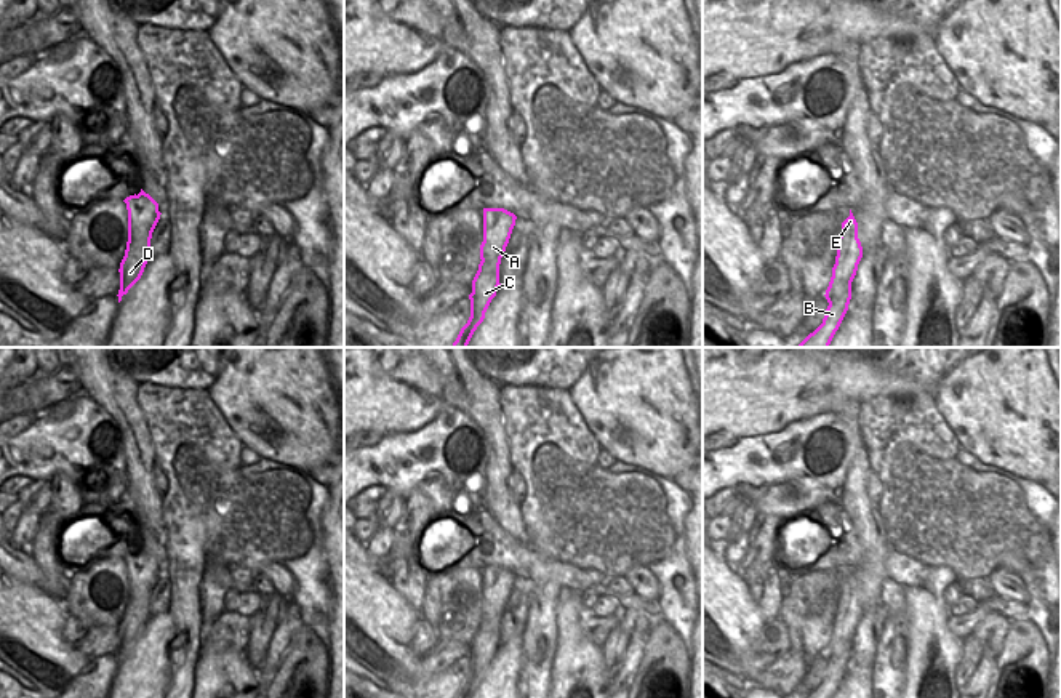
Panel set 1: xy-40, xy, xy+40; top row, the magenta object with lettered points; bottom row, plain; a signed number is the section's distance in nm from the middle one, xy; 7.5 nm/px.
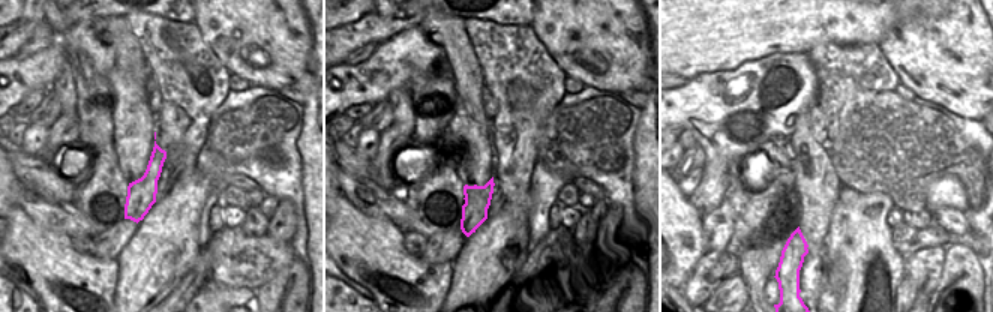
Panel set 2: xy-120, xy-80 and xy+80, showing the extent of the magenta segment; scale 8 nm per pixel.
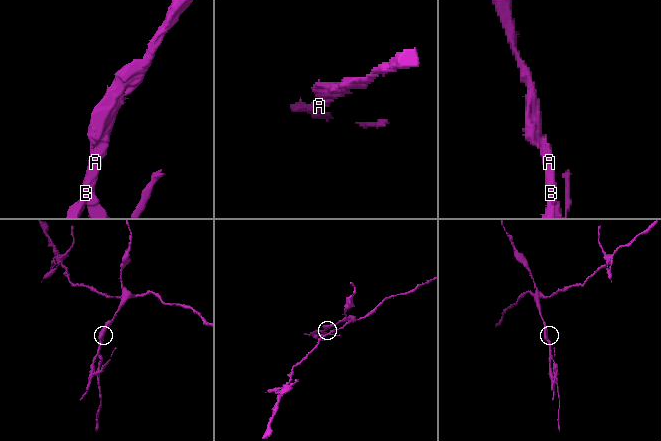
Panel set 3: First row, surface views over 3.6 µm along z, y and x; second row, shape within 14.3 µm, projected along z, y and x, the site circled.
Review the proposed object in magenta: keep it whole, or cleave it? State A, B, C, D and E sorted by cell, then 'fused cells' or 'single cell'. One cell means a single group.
groups A E / B C D; fused cells

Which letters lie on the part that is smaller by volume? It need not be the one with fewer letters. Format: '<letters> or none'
A, E

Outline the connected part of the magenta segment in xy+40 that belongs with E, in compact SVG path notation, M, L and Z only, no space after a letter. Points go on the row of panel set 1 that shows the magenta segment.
M850 210L850 216L842 223L835 261L847 266L858 266L861 258L863 247L858 239L858 223Z

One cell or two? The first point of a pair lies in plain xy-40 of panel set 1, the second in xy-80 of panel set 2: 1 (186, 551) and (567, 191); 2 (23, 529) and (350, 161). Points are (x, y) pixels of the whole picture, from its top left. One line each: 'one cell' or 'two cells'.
1: two cells
2: two cells

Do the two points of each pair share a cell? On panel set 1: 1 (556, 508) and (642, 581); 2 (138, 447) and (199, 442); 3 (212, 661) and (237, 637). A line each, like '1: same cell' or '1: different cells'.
1: different cells
2: different cells
3: different cells

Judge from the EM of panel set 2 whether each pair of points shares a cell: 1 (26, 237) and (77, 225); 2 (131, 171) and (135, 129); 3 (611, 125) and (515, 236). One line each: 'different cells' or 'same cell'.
1: different cells
2: same cell
3: different cells

